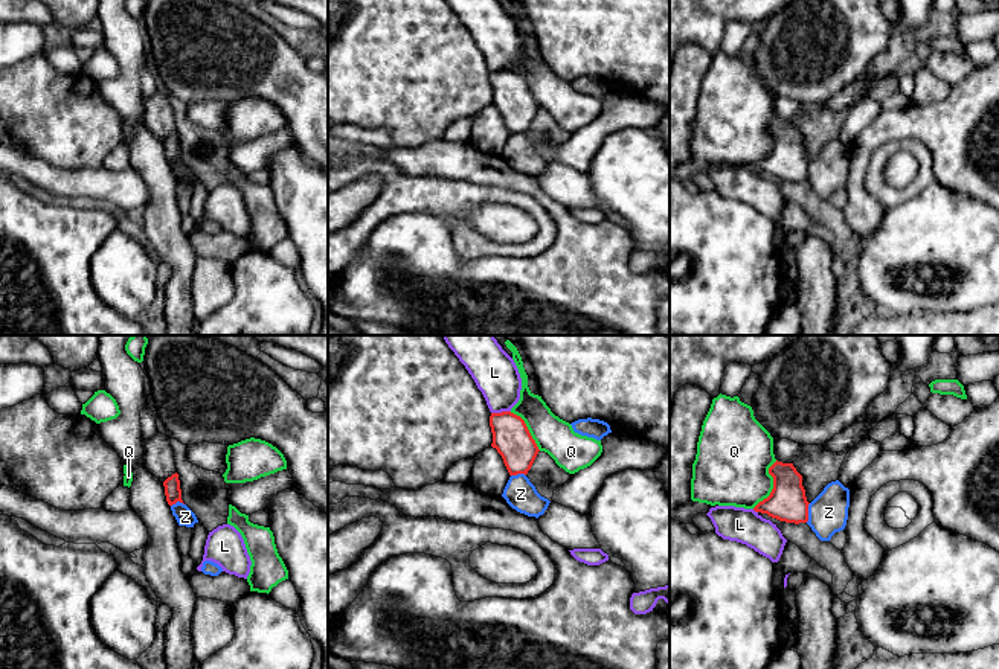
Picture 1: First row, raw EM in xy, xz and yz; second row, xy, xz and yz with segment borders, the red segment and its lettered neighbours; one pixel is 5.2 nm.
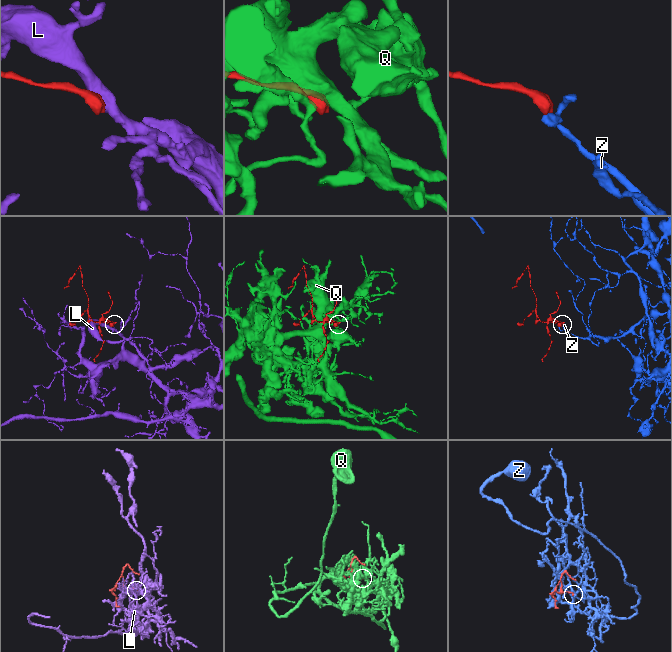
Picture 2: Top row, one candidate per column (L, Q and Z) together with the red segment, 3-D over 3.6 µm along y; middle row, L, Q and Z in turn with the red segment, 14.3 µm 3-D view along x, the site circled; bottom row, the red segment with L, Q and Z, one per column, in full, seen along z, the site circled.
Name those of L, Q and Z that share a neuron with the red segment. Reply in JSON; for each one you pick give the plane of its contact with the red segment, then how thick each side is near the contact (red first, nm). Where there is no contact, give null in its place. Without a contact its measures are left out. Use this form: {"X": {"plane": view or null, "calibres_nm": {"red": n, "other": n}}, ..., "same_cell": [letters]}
{"same_cell": []}

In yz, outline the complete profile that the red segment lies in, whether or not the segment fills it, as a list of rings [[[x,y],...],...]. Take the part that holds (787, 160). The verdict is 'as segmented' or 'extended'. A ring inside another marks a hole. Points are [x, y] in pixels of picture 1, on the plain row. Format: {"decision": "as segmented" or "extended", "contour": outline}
{"decision": "as segmented", "contour": [[[776,119],[769,126],[769,133],[773,136],[773,148],[753,169],[785,181],[807,181],[810,162],[802,145],[802,134],[793,122]]]}

